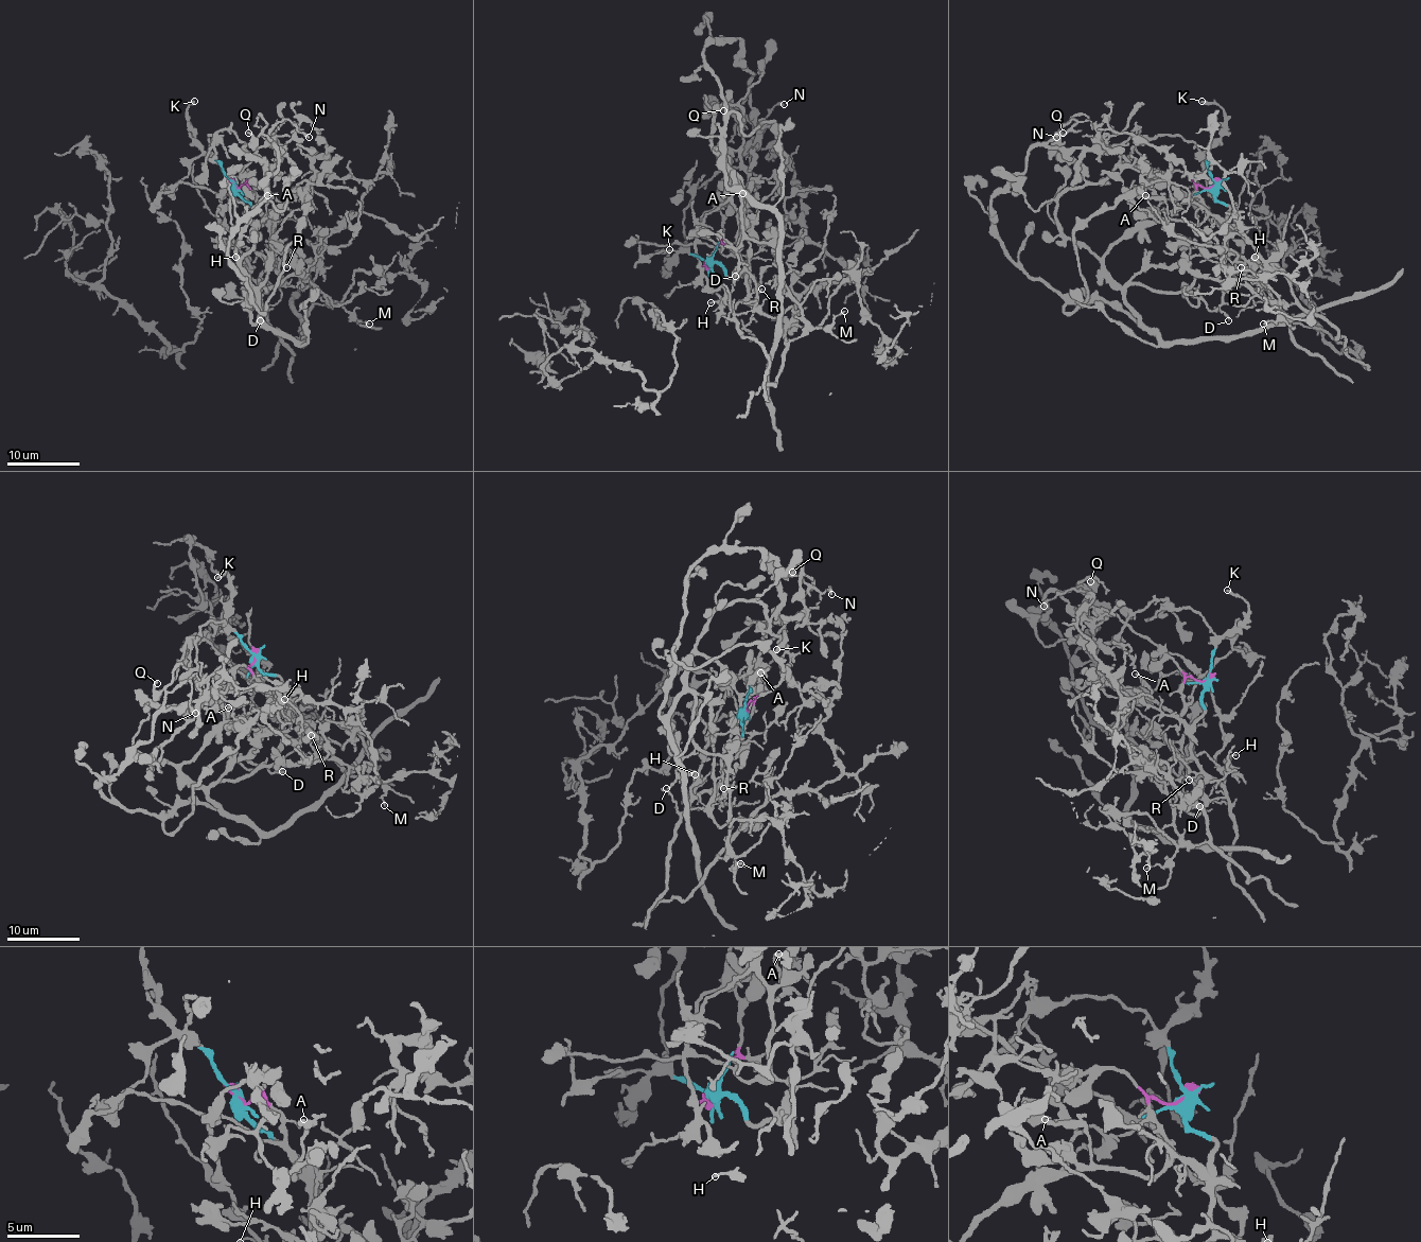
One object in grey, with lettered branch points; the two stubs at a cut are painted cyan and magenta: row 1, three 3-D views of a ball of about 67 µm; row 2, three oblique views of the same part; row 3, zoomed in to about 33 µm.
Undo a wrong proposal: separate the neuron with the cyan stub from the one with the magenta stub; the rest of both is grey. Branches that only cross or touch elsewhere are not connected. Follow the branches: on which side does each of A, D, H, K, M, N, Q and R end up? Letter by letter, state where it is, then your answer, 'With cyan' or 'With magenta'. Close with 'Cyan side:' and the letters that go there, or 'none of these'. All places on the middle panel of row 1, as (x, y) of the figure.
A: Place: (742, 193). With magenta
D: Place: (735, 276). With magenta
H: Place: (711, 302). With cyan
K: Place: (669, 249). With cyan
M: Place: (844, 311). With magenta
N: Place: (784, 104). With magenta
Q: Place: (723, 110). With magenta
R: Place: (761, 289). With magenta
Cyan side: H, K

